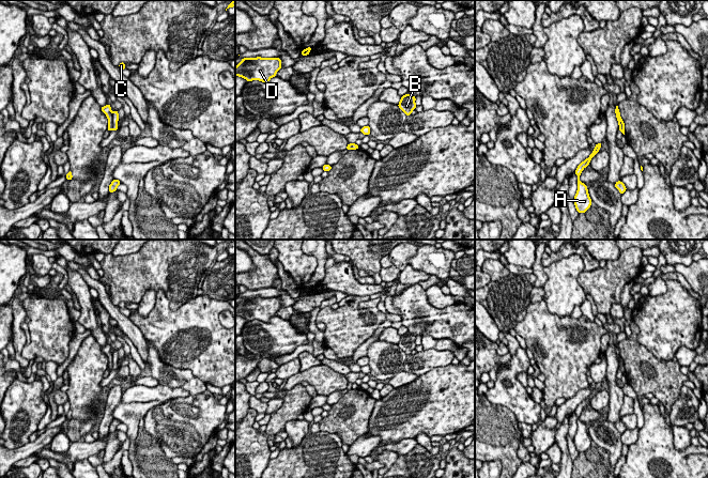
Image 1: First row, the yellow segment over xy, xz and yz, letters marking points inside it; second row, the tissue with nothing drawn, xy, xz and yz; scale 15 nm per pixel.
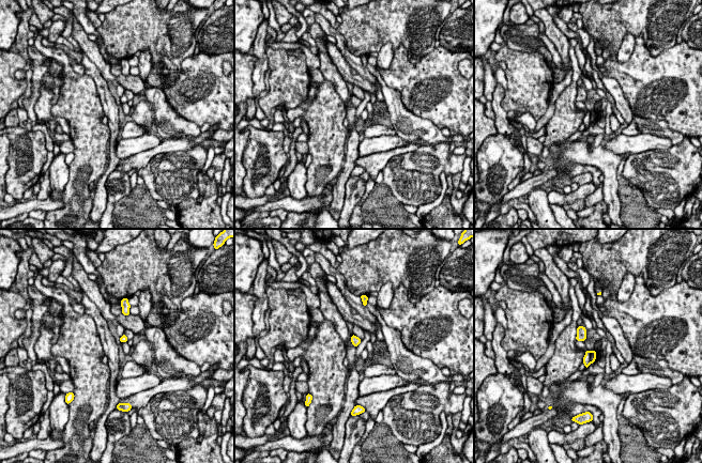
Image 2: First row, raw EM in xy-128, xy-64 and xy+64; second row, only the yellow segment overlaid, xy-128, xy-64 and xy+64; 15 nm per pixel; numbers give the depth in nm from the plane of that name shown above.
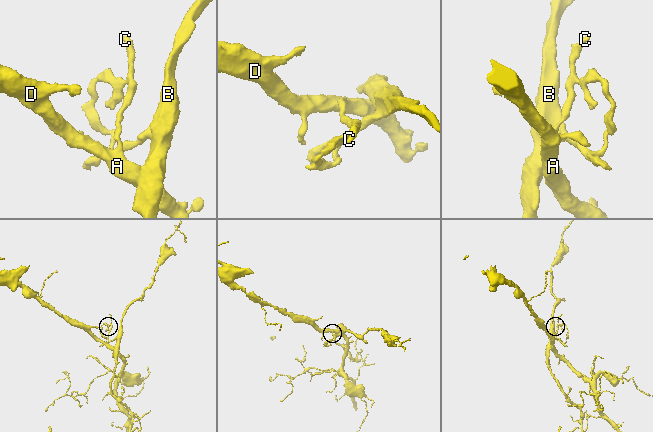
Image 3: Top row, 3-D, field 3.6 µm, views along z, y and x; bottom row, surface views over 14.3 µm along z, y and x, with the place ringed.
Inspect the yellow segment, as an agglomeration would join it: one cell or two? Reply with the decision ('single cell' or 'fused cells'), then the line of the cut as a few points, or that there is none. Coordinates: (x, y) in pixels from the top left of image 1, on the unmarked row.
fused cells; cut in xy along (111, 353), (112, 369)

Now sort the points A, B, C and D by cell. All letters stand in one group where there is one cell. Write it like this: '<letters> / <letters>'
A C D / B

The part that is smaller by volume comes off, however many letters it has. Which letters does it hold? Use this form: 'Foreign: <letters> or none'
Foreign: B

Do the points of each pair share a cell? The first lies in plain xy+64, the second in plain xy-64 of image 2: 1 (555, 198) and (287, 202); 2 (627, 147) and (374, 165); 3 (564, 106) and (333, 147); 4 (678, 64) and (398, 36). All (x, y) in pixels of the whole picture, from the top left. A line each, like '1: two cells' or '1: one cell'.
1: one cell
2: two cells
3: one cell
4: two cells

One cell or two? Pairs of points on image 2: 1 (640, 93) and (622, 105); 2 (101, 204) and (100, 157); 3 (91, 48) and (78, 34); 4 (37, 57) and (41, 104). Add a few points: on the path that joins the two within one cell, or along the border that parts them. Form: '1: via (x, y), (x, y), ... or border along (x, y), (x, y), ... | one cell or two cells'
1: border along (614, 79), (627, 101), (632, 114) | two cells
2: border along (108, 153), (106, 169), (96, 180) | two cells
3: via (88, 45), (81, 37) | one cell
4: border along (49, 72), (43, 77), (35, 114) | two cells

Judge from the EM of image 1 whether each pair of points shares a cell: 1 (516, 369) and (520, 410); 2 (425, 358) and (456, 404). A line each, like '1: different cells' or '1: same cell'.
1: same cell
2: different cells

